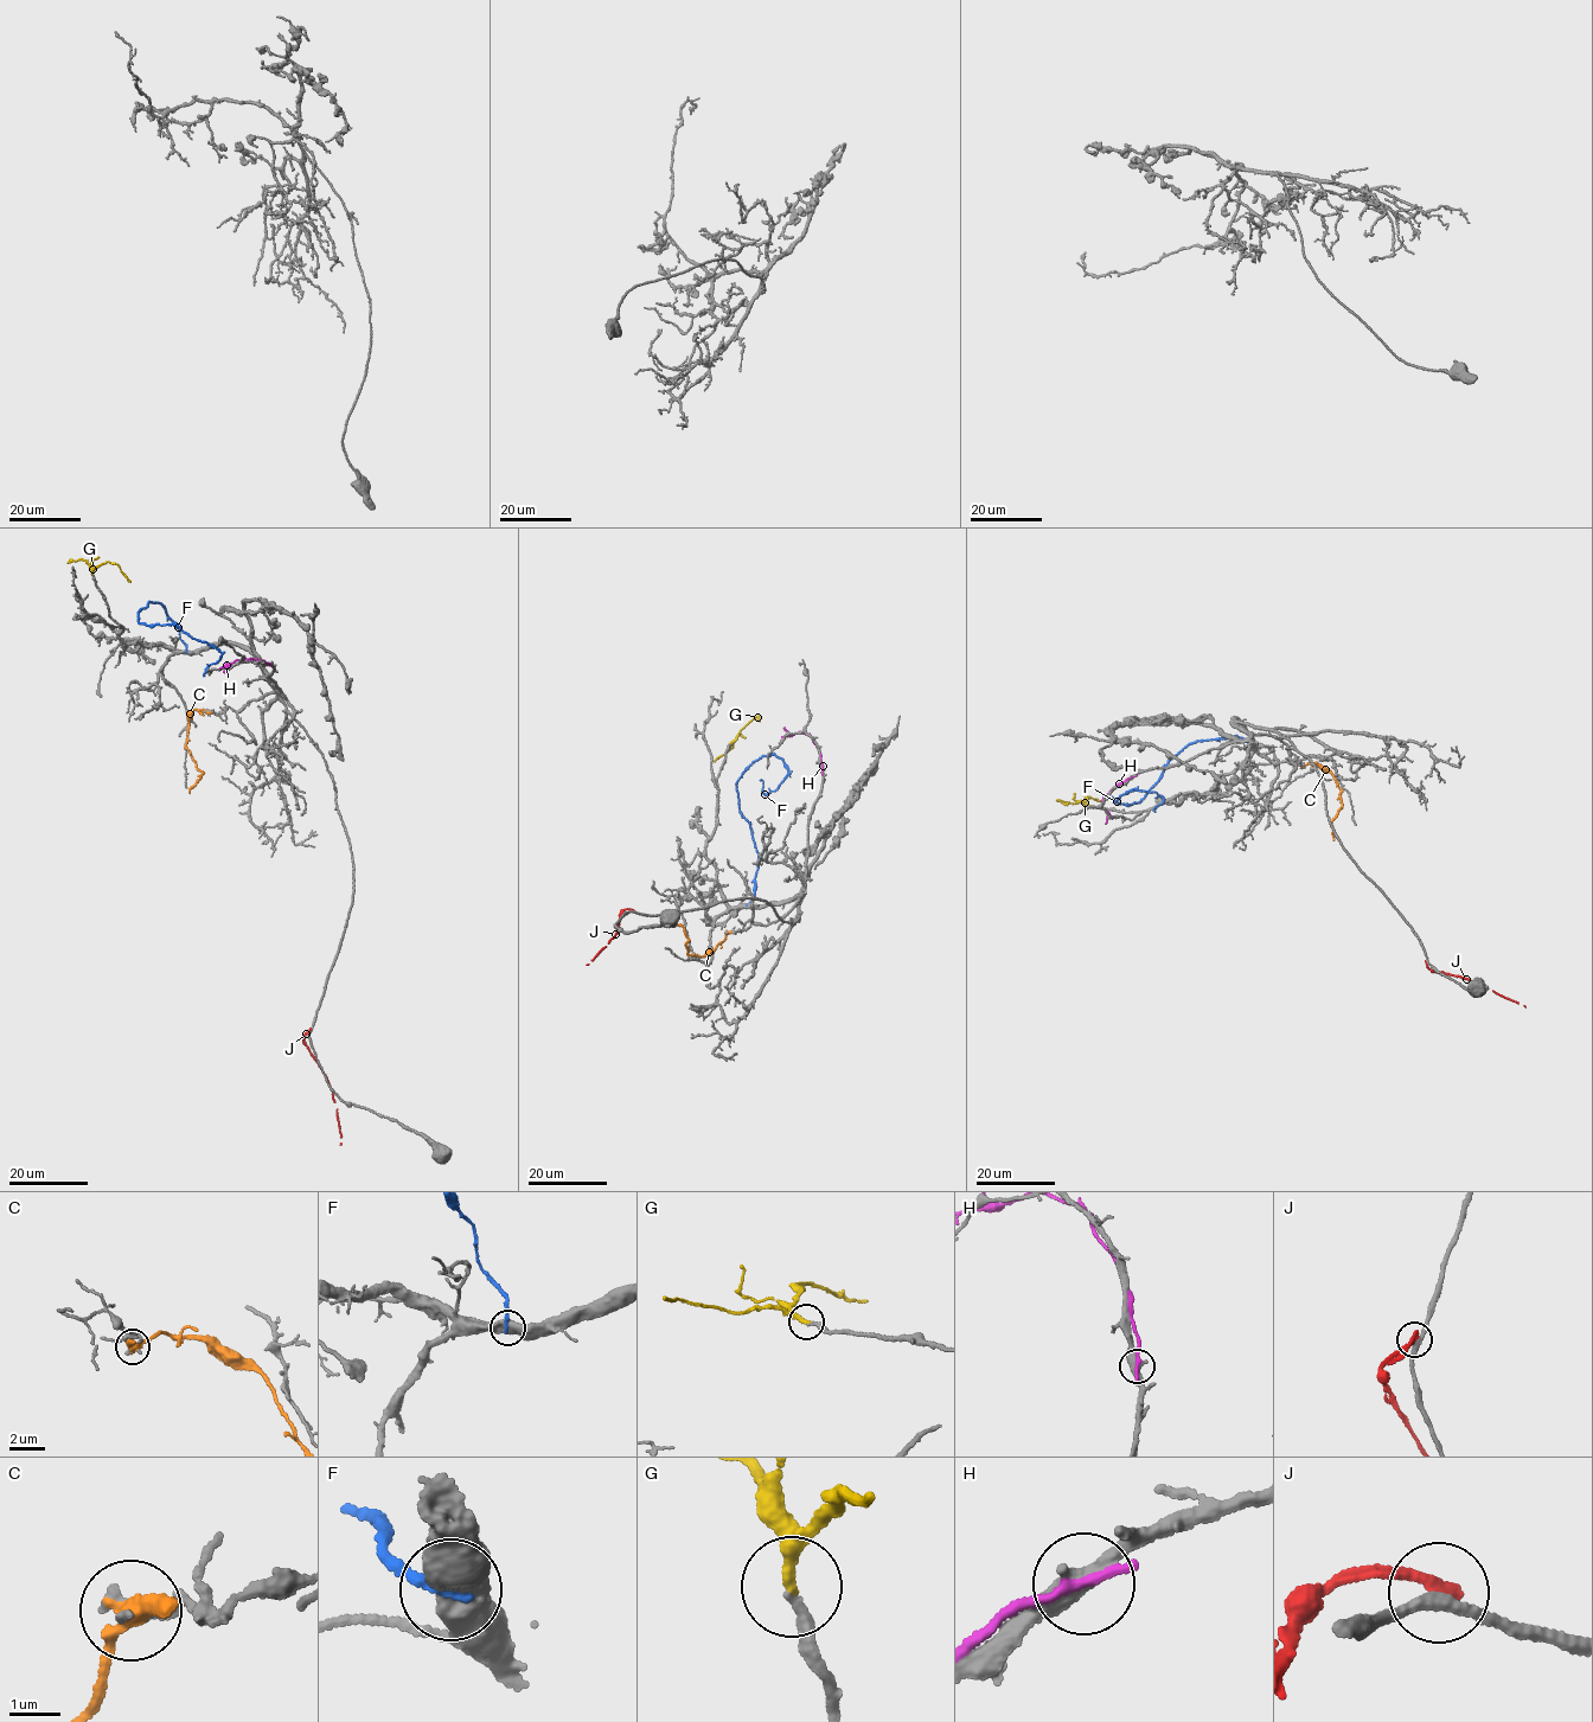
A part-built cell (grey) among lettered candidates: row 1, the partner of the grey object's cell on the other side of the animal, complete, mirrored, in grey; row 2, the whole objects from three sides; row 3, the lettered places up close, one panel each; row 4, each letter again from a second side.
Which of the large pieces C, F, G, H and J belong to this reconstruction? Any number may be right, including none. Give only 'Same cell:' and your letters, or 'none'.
Same cell: G

